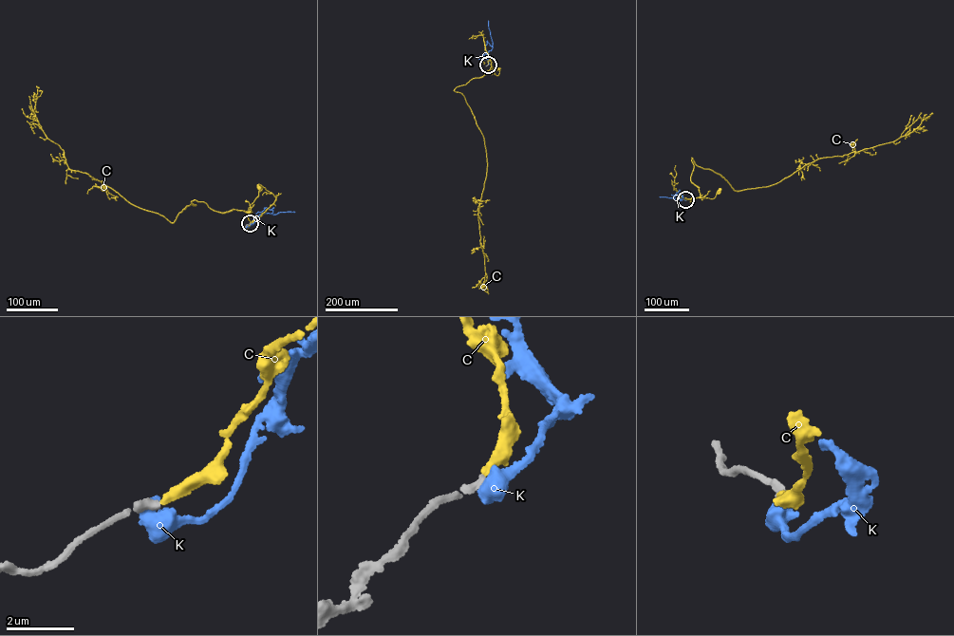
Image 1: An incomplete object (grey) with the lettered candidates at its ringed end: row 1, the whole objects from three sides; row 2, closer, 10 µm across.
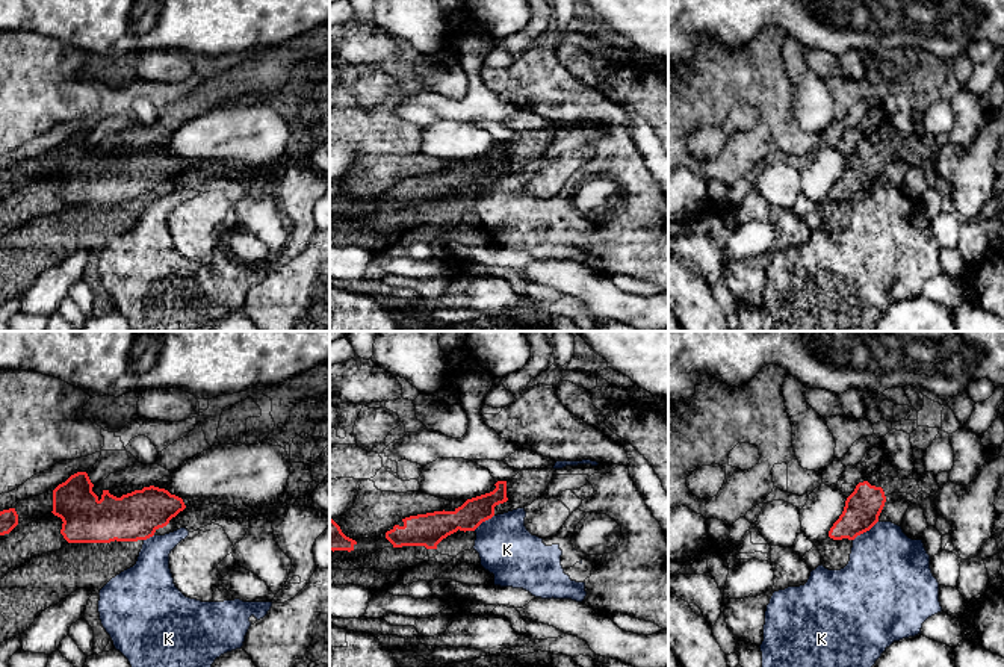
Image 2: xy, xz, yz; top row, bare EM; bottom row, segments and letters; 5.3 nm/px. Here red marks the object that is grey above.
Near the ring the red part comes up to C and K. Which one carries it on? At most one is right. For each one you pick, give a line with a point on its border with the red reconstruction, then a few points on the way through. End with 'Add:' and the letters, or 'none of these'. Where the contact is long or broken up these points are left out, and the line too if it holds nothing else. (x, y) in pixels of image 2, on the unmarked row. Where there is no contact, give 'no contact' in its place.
C: no contact
Add: C

